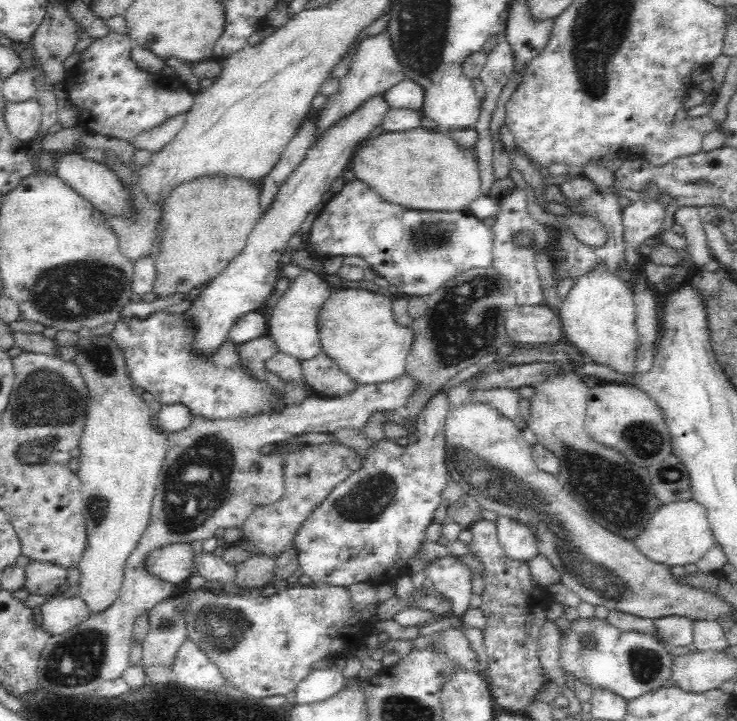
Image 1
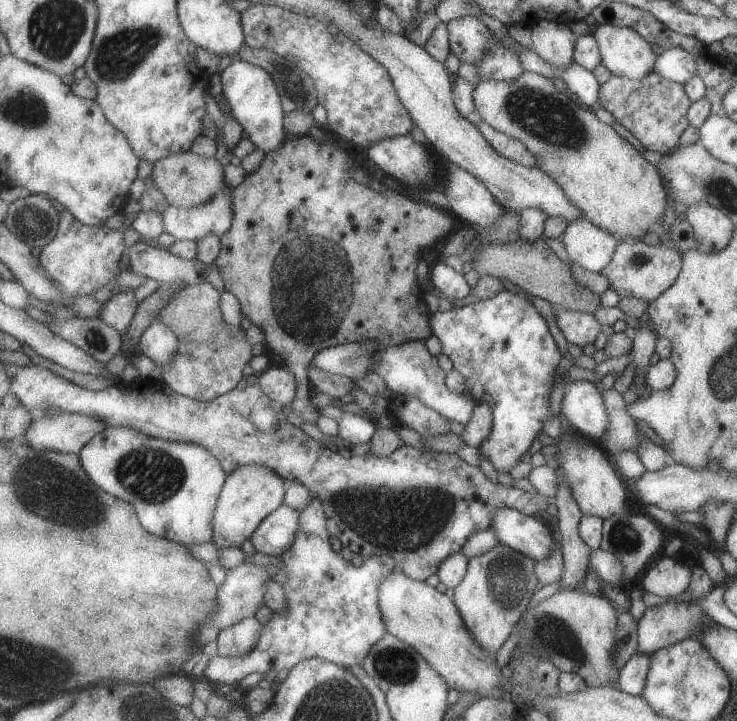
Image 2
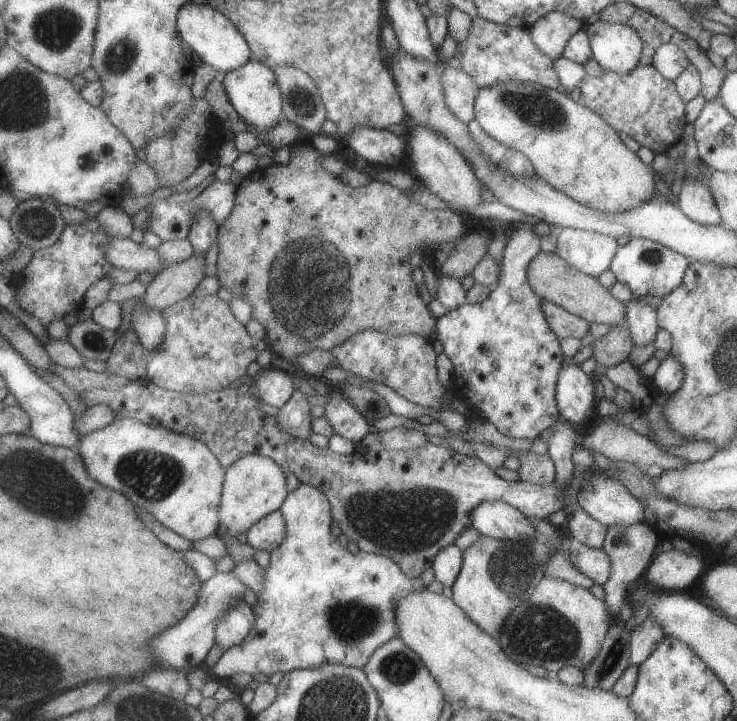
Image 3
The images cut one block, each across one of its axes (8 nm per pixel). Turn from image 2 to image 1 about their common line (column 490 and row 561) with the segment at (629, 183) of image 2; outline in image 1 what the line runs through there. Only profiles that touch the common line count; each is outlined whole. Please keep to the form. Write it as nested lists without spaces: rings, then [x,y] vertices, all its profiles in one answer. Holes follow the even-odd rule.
[[[81,333],[75,346],[78,354],[73,360],[87,386],[87,409],[83,436],[80,442],[80,468],[77,471],[83,499],[82,516],[86,523],[86,547],[78,566],[76,593],[91,610],[92,615],[105,611],[118,598],[123,573],[126,572],[126,560],[137,547],[142,533],[150,524],[155,488],[166,460],[167,438],[158,427],[152,426],[154,411],[148,407],[139,395],[132,391],[129,373],[126,372],[125,353],[114,343],[108,334],[92,335]]]

